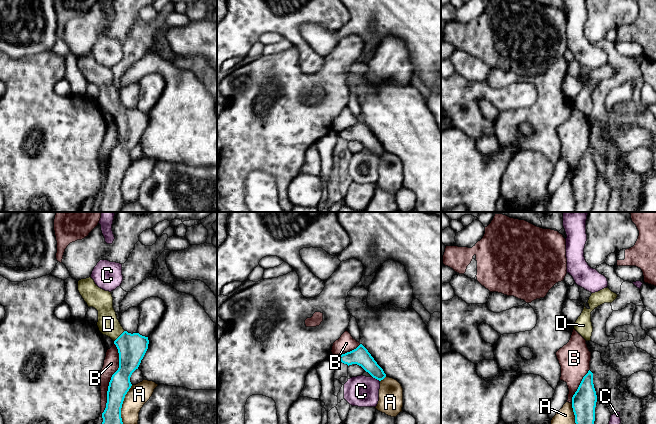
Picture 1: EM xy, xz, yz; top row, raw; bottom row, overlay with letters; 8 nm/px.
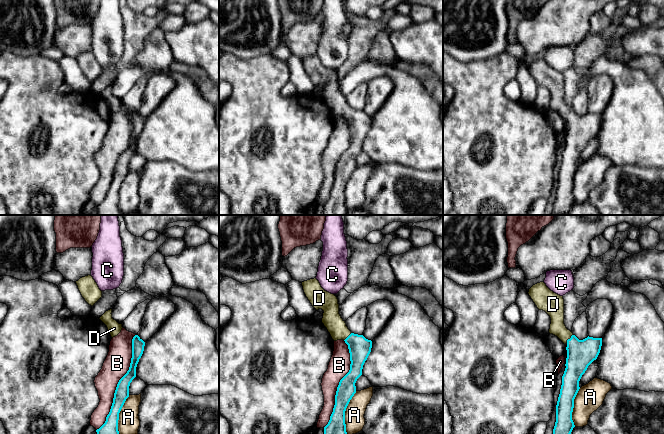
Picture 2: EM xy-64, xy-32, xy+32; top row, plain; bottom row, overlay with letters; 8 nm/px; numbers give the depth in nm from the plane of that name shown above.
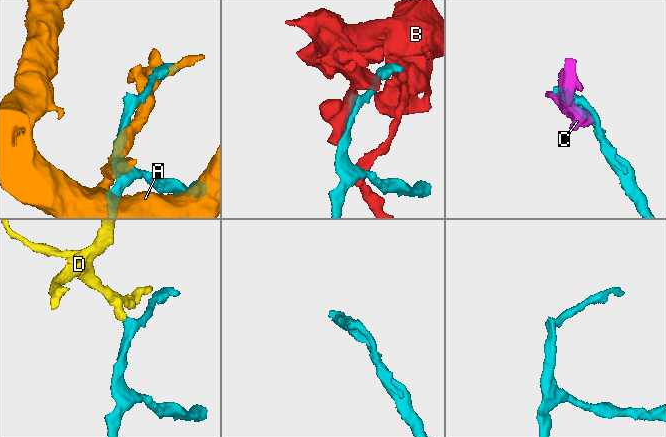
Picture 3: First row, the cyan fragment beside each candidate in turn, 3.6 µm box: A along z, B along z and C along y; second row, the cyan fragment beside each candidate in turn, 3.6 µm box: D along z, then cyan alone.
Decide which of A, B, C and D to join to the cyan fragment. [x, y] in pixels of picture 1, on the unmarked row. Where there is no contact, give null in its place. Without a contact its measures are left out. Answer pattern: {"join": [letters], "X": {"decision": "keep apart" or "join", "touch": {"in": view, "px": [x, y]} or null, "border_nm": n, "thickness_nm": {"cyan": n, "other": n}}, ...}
{"join": ["D"], "A": {"decision": "keep apart", "touch": {"in": "xy", "px": [121, 182]}, "border_nm": 360, "thickness_nm": {"cyan": 170, "other": 170}}, "B": {"decision": "keep apart", "touch": {"in": "xy", "px": [111, 155]}, "border_nm": 600, "thickness_nm": {"cyan": 190, "other": 130}}, "C": {"decision": "keep apart", "touch": {"in": "xz", "px": [376, 154]}, "border_nm": 80, "thickness_nm": {"cyan": 140, "other": 240}}, "D": {"decision": "join", "touch": {"in": "xy", "px": [119, 112]}, "border_nm": 130, "thickness_nm": {"cyan": 220, "other": 170}}}

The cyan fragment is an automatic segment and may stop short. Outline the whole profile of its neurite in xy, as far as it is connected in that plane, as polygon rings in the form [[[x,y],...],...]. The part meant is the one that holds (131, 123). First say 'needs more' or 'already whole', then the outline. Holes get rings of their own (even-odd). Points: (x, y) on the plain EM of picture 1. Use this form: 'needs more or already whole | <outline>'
needs more | [[[91,53],[78,57],[78,67],[88,83],[98,87],[99,107],[110,113],[118,125],[119,144],[109,158],[99,212],[119,212],[124,204],[122,180],[132,162],[130,153],[138,145],[148,125],[149,116],[139,109],[131,110],[123,105],[113,84],[111,68],[99,64]]]

